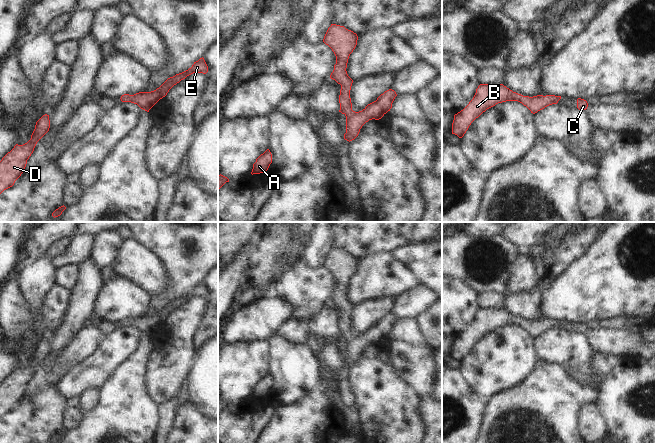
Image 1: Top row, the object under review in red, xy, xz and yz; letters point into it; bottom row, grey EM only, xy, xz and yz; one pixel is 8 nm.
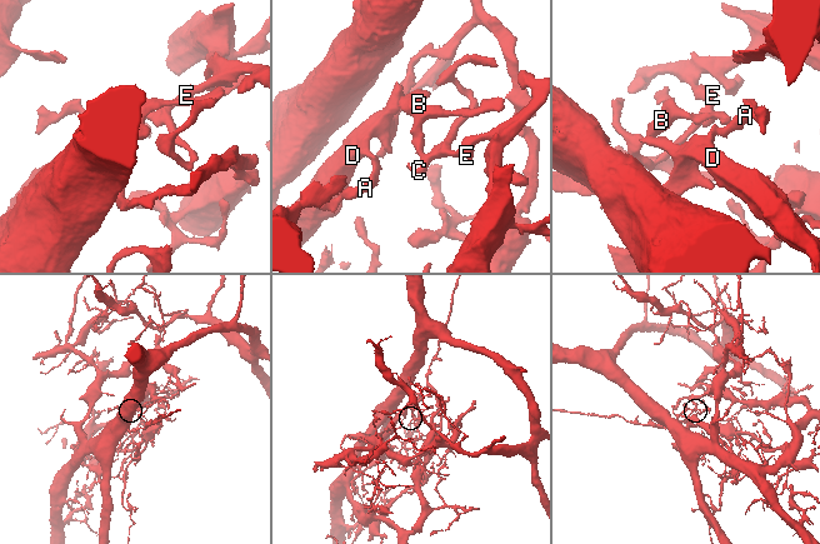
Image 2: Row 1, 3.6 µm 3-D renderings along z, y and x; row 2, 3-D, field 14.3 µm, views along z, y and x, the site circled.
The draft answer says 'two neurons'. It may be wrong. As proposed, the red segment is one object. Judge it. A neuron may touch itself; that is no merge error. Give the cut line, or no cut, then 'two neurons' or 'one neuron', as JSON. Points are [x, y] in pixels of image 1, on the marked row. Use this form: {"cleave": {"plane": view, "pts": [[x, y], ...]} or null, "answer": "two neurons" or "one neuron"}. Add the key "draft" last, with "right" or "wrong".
{"cleave": null, "answer": "one neuron", "draft": "wrong"}

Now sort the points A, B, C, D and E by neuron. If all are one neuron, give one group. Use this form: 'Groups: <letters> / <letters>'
Groups: A B C D E

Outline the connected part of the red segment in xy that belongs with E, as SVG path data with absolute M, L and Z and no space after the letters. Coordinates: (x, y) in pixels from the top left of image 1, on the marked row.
M200 58L198 61L194 62L191 68L188 70L176 74L173 77L168 78L159 88L151 92L139 92L134 95L124 94L121 96L122 102L131 102L137 104L141 109L149 112L149 110L163 97L167 95L169 90L179 83L181 80L185 79L187 76L193 73L203 73L208 72L208 66L204 58Z

